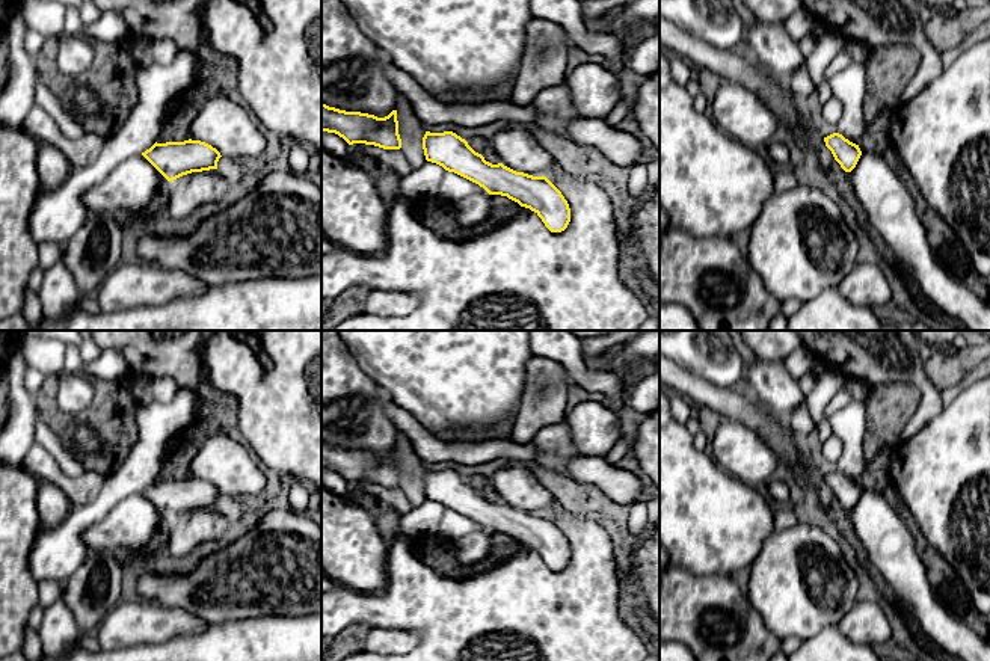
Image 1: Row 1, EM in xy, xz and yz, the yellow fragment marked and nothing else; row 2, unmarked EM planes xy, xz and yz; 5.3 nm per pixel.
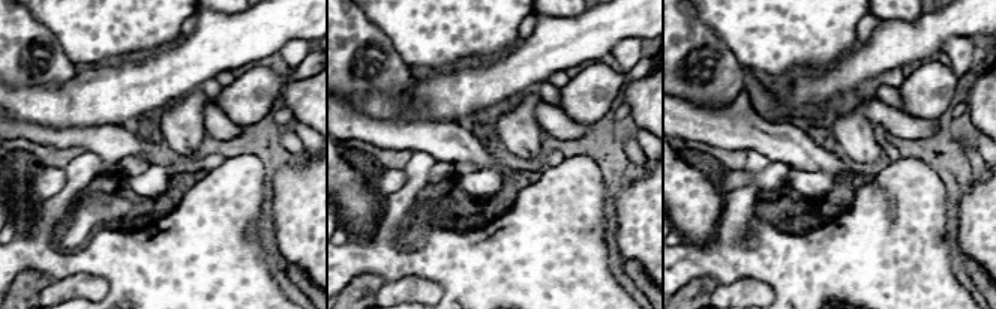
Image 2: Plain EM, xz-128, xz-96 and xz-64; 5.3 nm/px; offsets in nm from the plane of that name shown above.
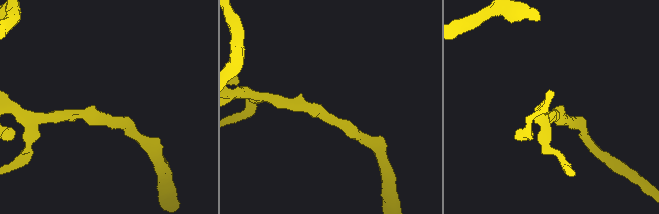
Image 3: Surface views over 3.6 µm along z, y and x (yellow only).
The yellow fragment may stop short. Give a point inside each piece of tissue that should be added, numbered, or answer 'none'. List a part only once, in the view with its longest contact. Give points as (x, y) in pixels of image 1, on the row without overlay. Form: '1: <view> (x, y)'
none

